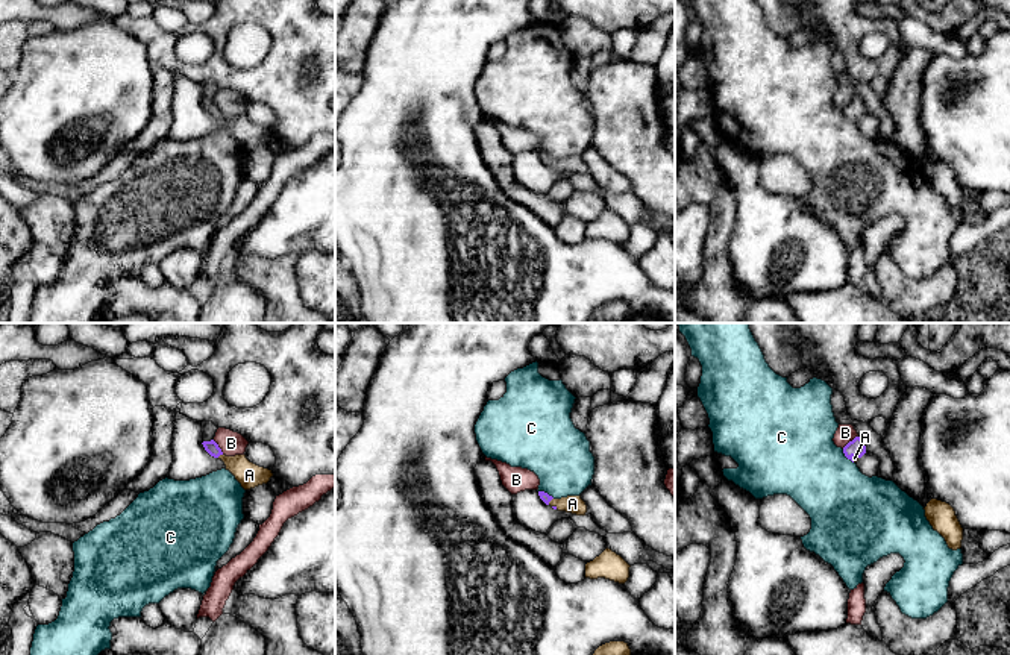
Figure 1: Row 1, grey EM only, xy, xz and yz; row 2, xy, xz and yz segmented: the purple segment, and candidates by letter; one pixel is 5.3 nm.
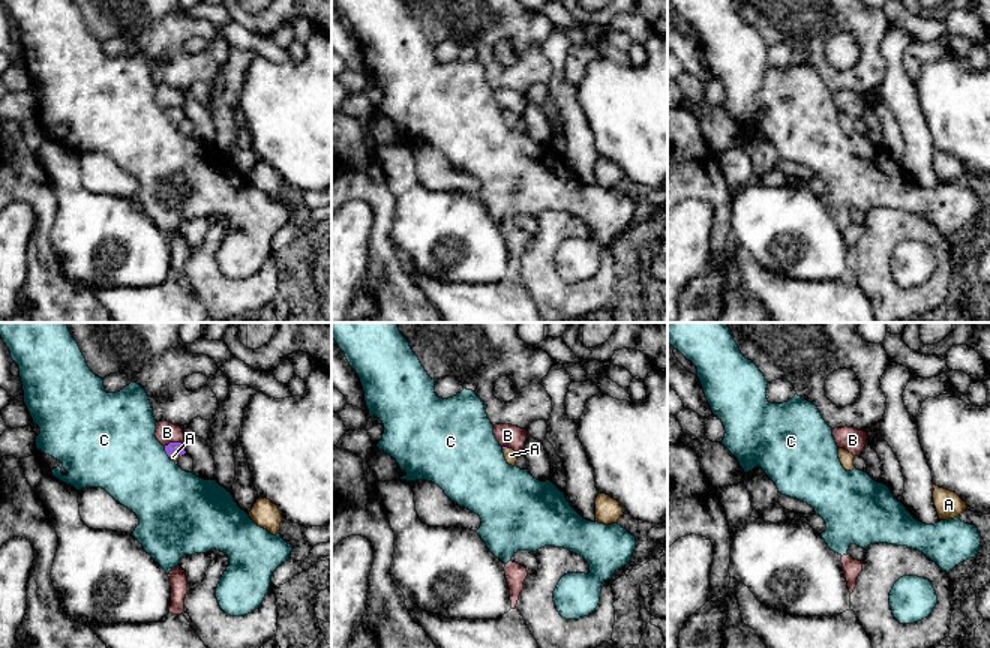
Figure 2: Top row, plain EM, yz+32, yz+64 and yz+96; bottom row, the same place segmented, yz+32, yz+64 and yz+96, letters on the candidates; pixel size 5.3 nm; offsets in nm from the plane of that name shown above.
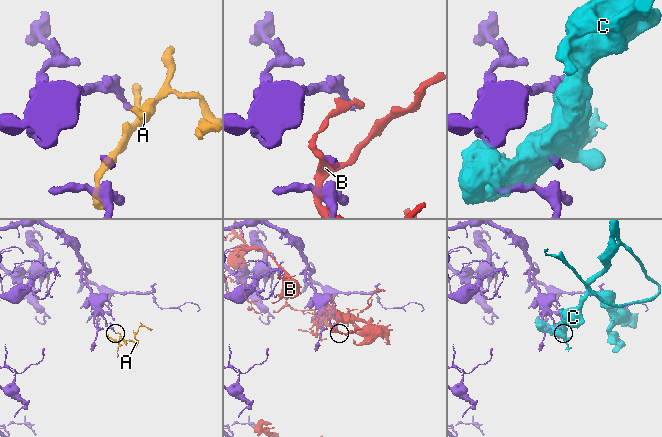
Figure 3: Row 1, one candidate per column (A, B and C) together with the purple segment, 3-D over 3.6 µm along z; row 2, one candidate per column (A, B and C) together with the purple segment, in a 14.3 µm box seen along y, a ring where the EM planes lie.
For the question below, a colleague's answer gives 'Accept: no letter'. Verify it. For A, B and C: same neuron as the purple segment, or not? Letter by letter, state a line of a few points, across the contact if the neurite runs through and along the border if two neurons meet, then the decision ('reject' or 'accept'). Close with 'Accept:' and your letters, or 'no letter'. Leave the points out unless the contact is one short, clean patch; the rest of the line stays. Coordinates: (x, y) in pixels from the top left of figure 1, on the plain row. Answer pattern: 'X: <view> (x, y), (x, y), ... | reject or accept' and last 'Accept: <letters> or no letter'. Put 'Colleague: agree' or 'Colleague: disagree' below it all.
A: xy (211, 108), (219, 115), (237, 125), (249, 135) | accept
B: reject
C: reject
Accept: A
Colleague: disagree

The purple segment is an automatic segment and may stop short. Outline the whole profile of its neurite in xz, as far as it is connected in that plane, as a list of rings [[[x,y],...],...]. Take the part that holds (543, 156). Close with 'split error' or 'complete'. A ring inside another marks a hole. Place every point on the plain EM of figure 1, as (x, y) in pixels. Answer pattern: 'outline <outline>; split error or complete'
outline [[[538,152],[538,156],[546,165],[550,165],[554,170],[572,173],[576,176],[585,176],[587,173],[587,165],[581,159],[581,156],[567,156],[561,159],[554,159],[544,152]]]; split error

